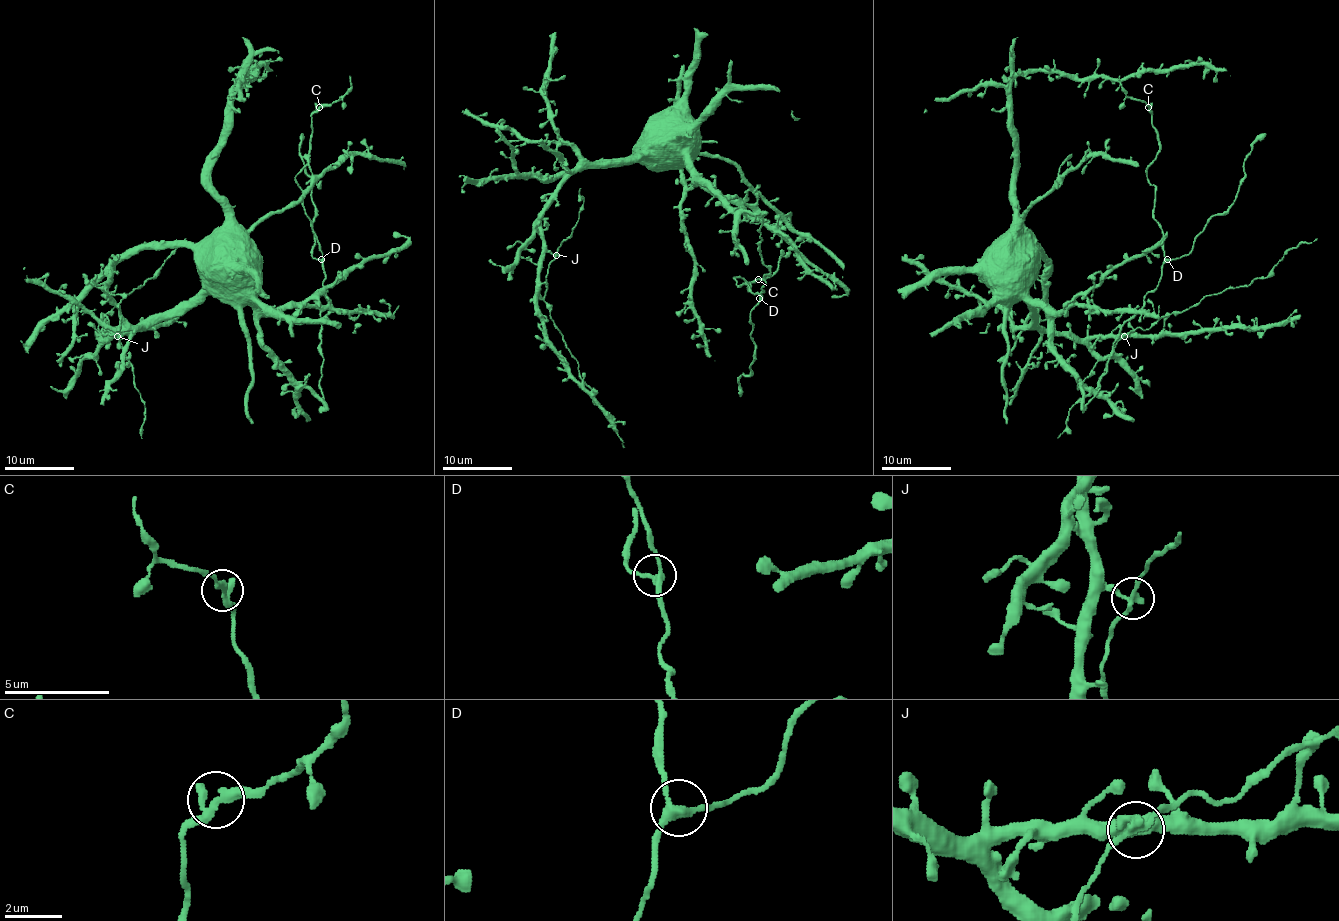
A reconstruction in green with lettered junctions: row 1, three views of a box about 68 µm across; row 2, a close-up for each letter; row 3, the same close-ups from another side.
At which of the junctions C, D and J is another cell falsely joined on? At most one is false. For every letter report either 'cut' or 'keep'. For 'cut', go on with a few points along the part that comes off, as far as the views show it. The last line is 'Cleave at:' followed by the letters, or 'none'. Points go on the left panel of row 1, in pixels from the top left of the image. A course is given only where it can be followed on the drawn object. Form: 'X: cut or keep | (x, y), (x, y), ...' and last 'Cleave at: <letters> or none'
C: keep
D: keep
J: keep
Cleave at: none

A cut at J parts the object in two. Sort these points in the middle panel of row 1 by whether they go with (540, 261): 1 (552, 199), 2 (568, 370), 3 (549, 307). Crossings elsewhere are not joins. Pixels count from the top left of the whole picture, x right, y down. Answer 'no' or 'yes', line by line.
1: yes
2: yes
3: no

